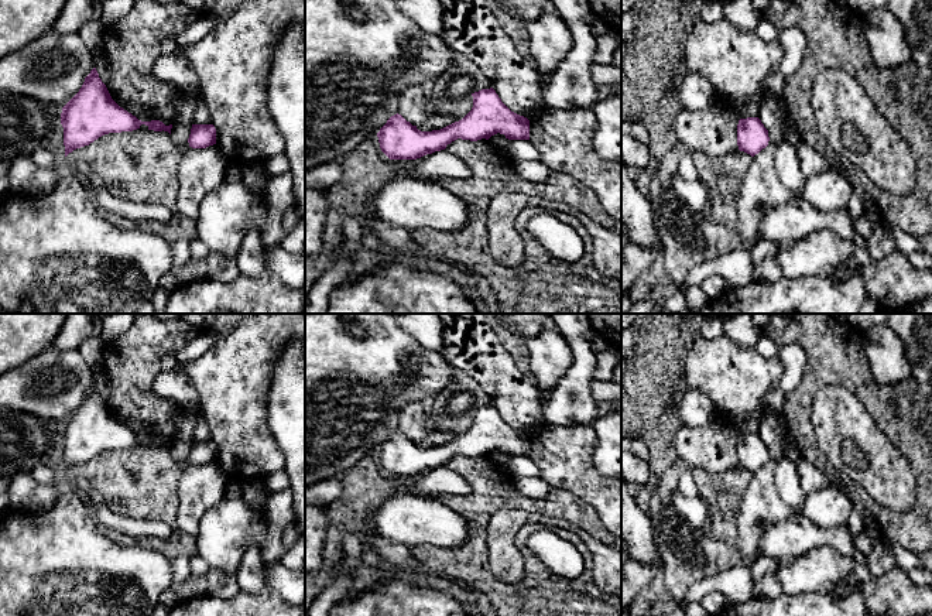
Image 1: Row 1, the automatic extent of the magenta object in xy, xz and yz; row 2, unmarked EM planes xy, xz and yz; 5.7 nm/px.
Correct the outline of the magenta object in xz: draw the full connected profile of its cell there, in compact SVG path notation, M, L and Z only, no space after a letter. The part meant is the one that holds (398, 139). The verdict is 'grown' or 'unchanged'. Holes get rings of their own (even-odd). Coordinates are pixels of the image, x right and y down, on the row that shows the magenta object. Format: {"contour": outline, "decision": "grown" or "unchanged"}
{"contour": "M493 88L472 96L472 110L462 120L441 130L421 131L401 114L391 116L377 133L381 151L390 160L417 160L445 150L458 138L489 140L500 133L508 140L530 140L530 120L511 112Z", "decision": "unchanged"}

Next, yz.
{"contour": "M758 117L740 119L737 124L737 146L754 157L768 146L768 130Z", "decision": "unchanged"}

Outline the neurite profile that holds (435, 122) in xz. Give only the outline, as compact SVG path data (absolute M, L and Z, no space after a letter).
M431 113L431 116L422 124L417 126L417 129L421 131L432 131L432 130L441 130L449 124L452 124L449 116Z

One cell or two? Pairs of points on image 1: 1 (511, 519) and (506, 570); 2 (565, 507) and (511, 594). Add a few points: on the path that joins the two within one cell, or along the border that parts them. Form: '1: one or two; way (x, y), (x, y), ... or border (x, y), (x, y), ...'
1: one; way (506, 531), (506, 557)
2: one; way (523, 502), (494, 502), (478, 519), (478, 561)

